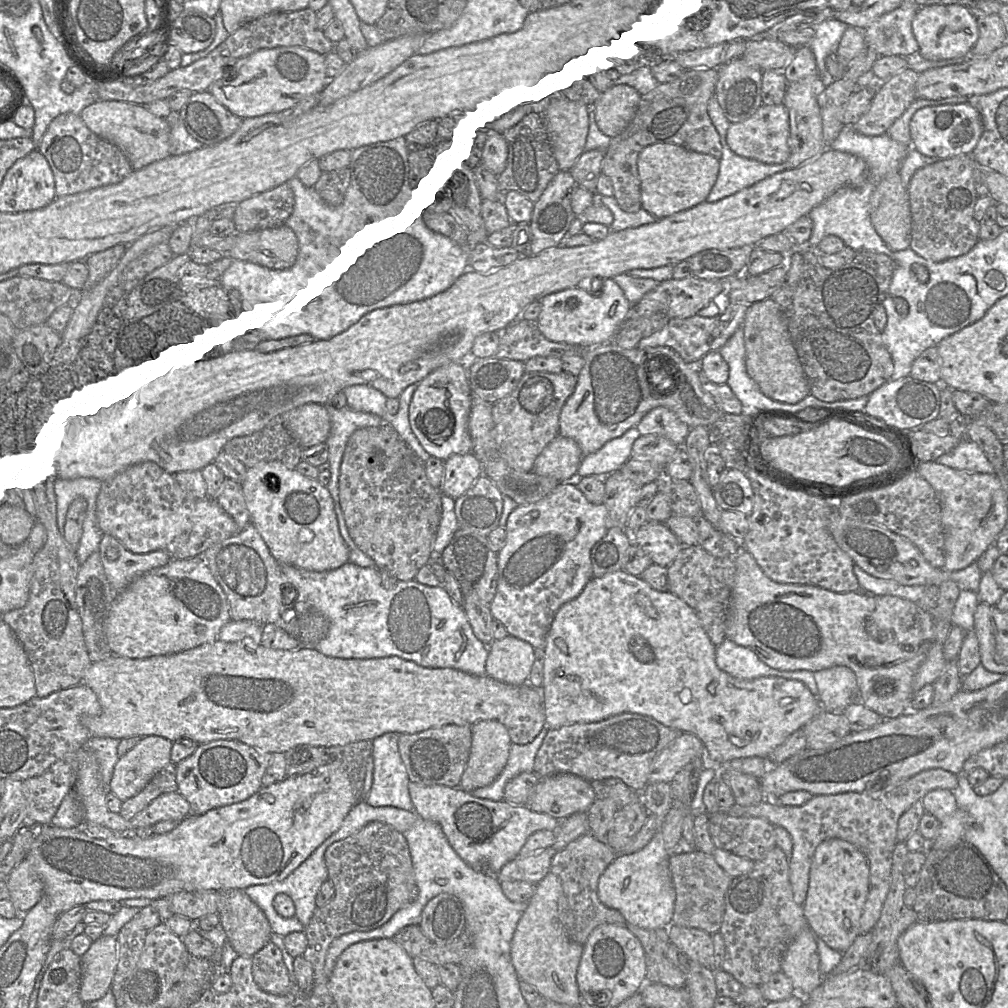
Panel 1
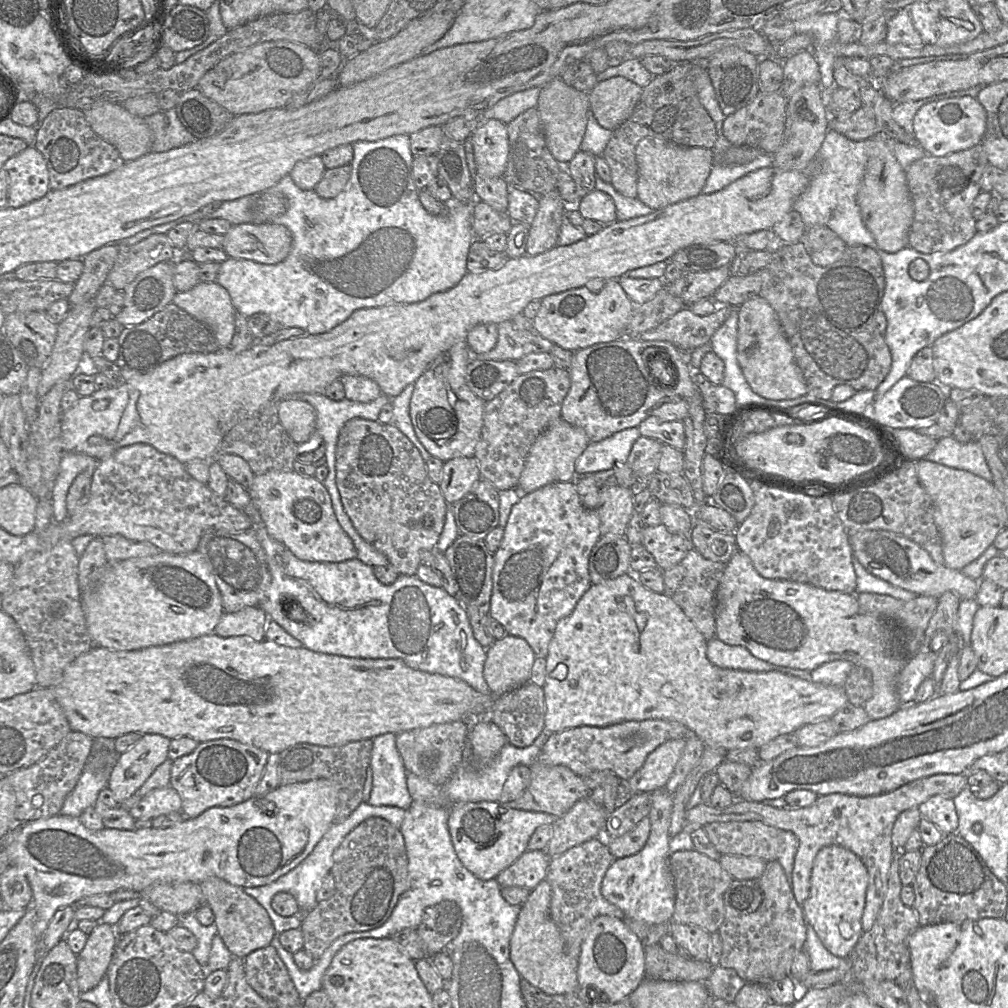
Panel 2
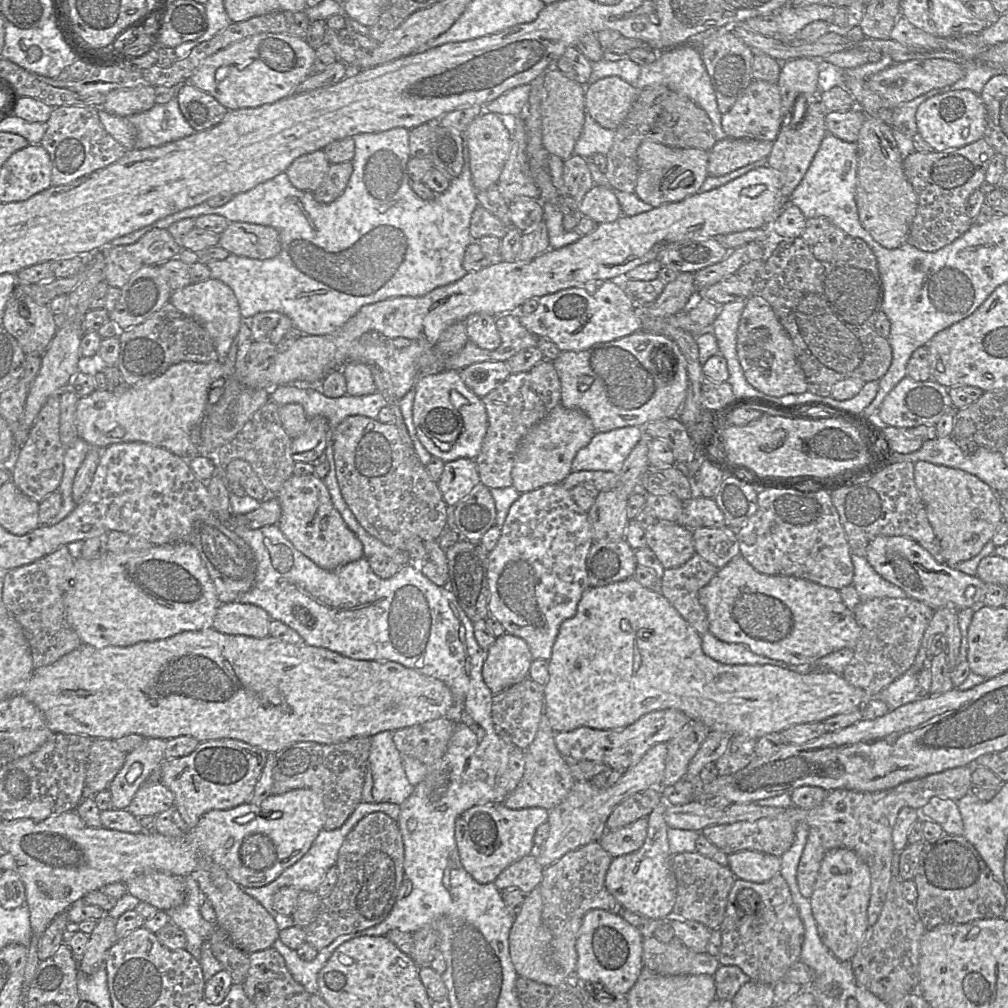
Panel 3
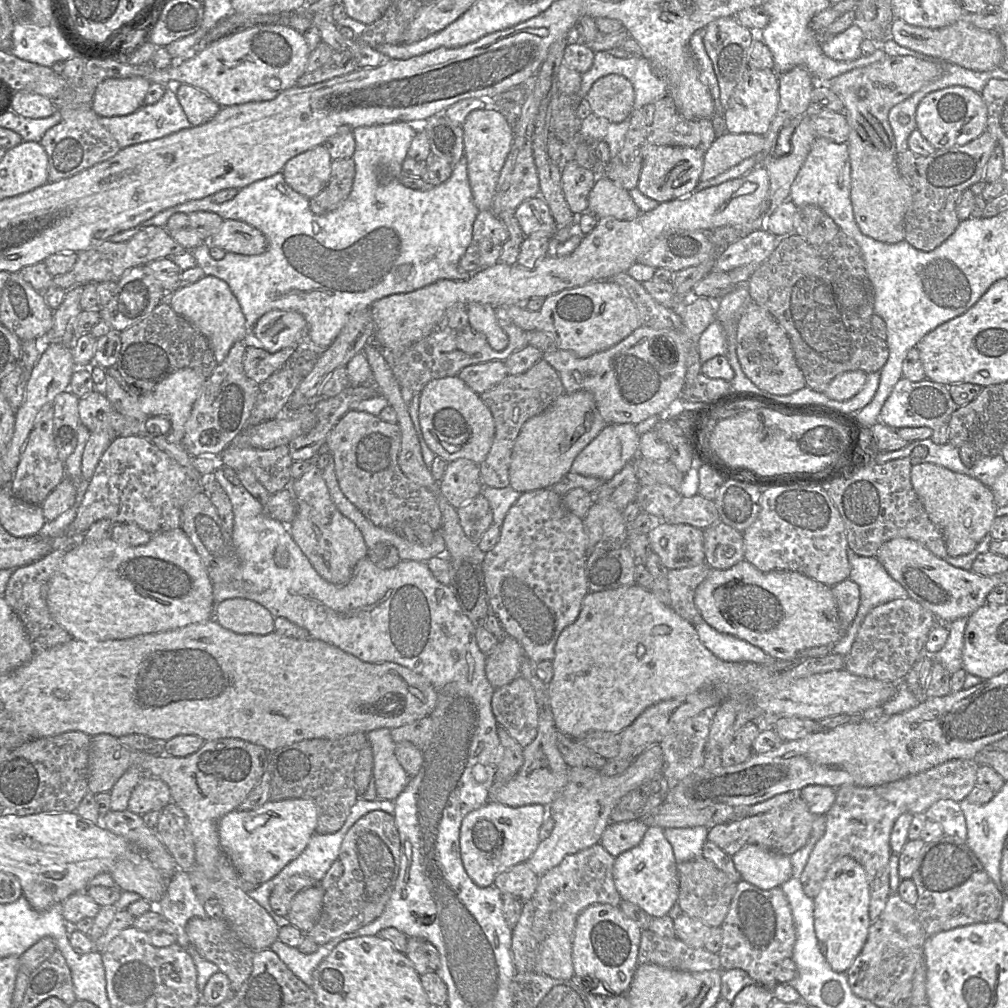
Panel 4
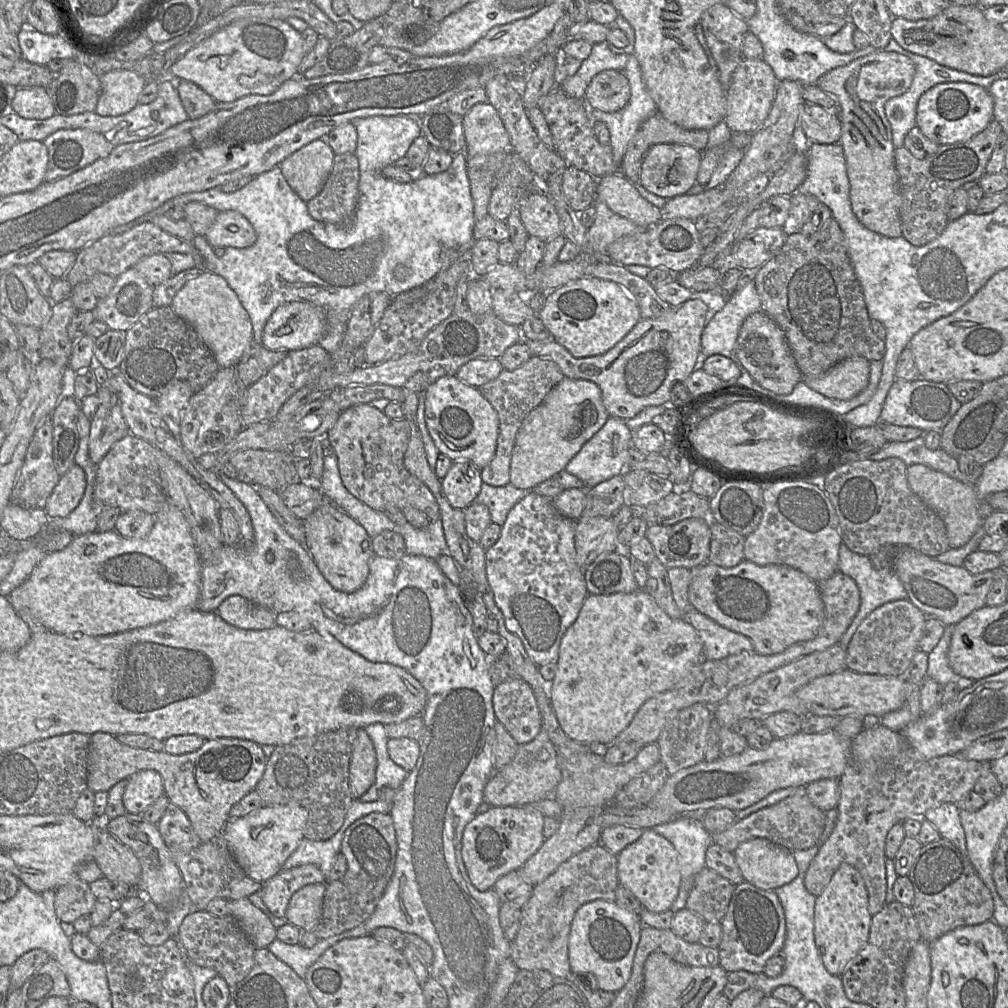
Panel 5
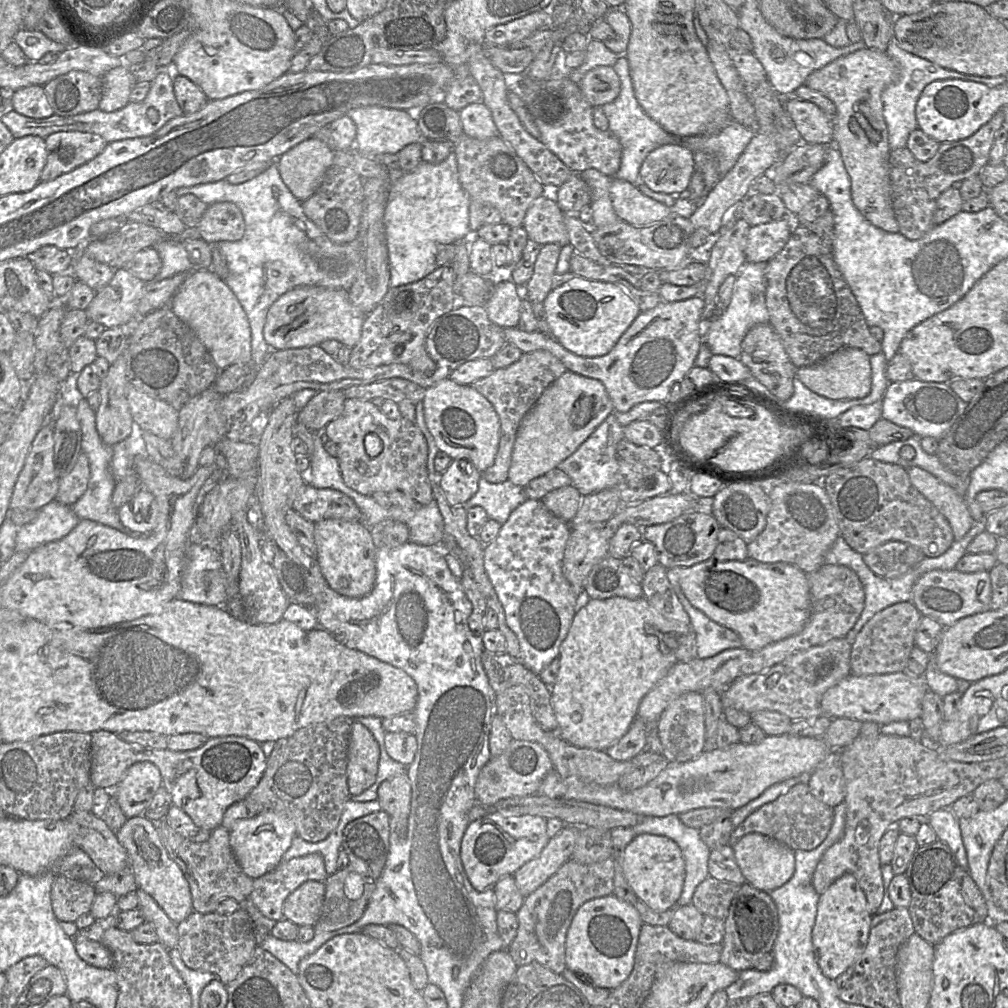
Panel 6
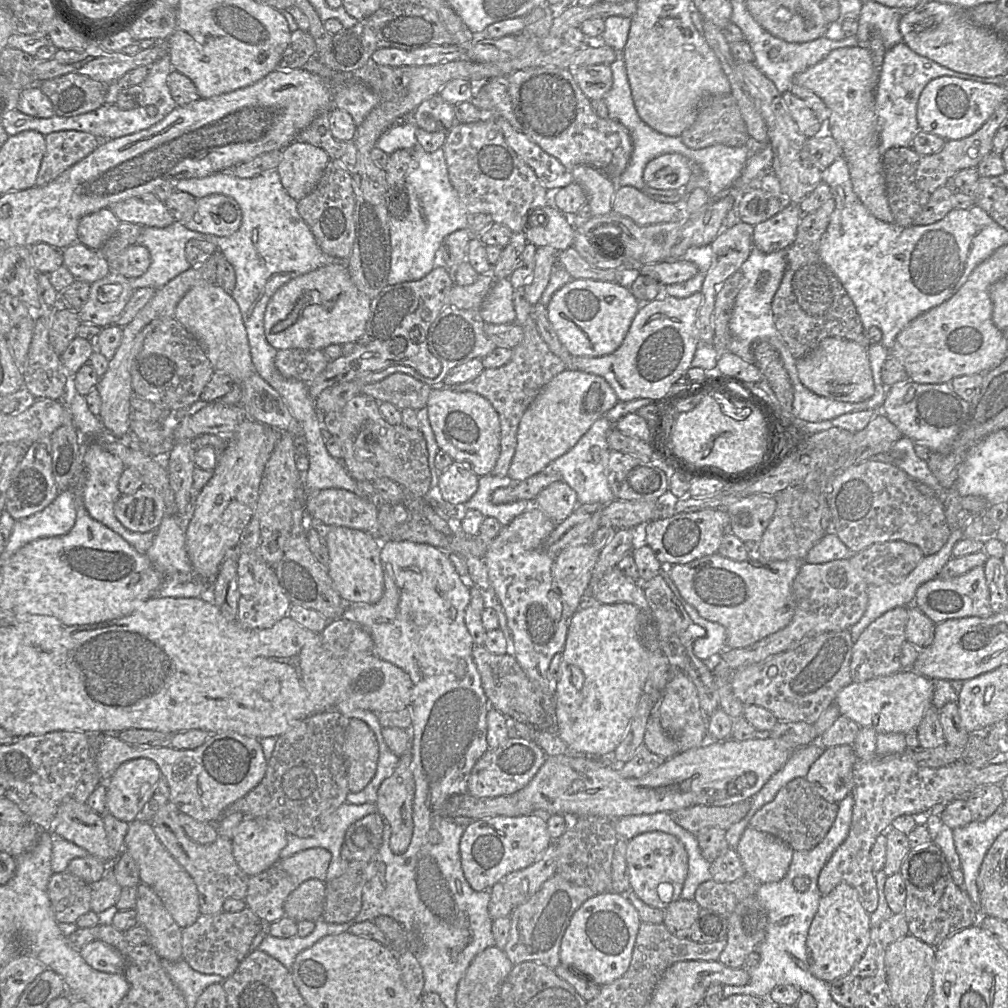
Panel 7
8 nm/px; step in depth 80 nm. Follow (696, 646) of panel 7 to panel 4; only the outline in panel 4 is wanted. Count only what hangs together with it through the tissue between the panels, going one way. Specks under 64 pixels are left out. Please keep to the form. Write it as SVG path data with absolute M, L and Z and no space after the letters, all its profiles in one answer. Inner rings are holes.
M705 621L694 627L703 645L722 661L764 665L779 661L745 640L715 630Z

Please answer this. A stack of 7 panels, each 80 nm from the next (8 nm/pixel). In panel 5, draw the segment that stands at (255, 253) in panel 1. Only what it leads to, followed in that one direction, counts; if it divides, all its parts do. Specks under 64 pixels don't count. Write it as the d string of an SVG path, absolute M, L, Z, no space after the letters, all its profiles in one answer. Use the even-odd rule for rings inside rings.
M233 210L219 211L204 237L212 247L222 248L247 248L257 239L249 221Z

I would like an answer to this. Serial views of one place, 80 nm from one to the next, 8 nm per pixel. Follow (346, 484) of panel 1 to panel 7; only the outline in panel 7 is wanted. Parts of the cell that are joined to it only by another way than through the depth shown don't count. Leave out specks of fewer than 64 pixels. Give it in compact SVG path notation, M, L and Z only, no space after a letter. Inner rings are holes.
M364 394L351 398L342 409L321 416L327 430L339 443L343 454L342 463L354 480L373 482L377 478L385 477L402 488L407 488L415 496L424 498L427 495L431 488L431 473L427 444L420 429L410 429L402 423L389 424L380 413L378 401Z

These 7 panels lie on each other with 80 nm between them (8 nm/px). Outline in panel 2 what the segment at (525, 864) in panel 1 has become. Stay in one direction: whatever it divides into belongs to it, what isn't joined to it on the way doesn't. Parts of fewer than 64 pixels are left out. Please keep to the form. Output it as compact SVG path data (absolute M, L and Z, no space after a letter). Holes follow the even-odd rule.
M527 850L495 879L501 888L518 886L532 891L546 878L550 861L544 850Z

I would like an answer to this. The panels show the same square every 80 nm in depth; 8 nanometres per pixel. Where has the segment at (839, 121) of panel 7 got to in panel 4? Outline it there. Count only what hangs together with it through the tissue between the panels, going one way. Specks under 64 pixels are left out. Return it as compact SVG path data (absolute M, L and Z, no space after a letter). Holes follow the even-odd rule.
M886 55L877 62L852 69L828 82L829 88L842 100L844 114L850 126L846 143L851 162L851 201L854 217L861 232L875 240L894 244L905 239L905 216L913 201L912 188L898 168L896 142L888 119L889 111L926 84L939 79L942 74L940 64L912 56ZM860 89L866 90L866 97L861 98L858 95Z

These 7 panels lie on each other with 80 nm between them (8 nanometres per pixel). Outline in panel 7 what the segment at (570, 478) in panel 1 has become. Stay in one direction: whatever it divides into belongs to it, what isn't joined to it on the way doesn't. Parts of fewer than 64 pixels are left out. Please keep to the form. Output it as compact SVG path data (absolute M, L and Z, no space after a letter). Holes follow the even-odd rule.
M567 368L553 377L542 387L521 418L517 432L516 451L508 470L508 476L514 481L523 481L542 471L573 448L589 428L612 409L618 401L613 388L601 376Z

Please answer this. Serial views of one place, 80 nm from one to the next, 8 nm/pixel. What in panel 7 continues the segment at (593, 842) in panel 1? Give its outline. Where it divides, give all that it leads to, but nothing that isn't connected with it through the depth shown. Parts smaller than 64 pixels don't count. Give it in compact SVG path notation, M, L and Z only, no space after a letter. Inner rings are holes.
M553 875L525 903L515 907L510 915L511 929L508 942L503 948L513 965L534 961L551 969L560 964L562 938L575 911L596 894L588 887L578 886L561 875Z

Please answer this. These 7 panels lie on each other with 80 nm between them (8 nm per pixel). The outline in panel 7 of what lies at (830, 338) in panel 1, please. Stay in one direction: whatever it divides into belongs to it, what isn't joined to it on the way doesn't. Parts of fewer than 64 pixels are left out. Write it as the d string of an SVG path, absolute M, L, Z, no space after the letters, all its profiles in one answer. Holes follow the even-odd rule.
M832 197L815 212L802 215L795 240L786 249L787 267L772 300L774 323L795 359L807 355L827 337L851 340L865 348L871 344L854 303L820 257L821 239L834 209Z

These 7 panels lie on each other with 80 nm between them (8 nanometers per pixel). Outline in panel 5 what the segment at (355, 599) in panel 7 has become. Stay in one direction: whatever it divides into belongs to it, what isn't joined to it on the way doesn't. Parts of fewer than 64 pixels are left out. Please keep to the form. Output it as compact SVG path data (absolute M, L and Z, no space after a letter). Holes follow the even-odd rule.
M326 501L303 520L304 546L326 581L336 590L353 593L359 590L369 575L369 561L373 557L371 538L353 518Z

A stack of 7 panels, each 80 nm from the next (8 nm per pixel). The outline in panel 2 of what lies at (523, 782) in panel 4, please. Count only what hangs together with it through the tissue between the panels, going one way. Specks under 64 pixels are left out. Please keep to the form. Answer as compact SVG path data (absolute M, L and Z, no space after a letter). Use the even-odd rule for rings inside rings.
M538 759L529 766L531 779L528 788L514 801L508 803L512 808L533 812L544 812L558 818L564 815L576 802L589 797L590 790L583 779L569 768L545 765Z

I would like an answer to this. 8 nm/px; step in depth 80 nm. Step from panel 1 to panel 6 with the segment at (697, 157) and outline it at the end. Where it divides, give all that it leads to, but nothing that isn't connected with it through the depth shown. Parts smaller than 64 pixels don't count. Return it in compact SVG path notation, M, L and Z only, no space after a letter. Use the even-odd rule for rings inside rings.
M666 144L650 152L640 167L640 180L654 192L679 195L690 184L694 152L683 145Z

